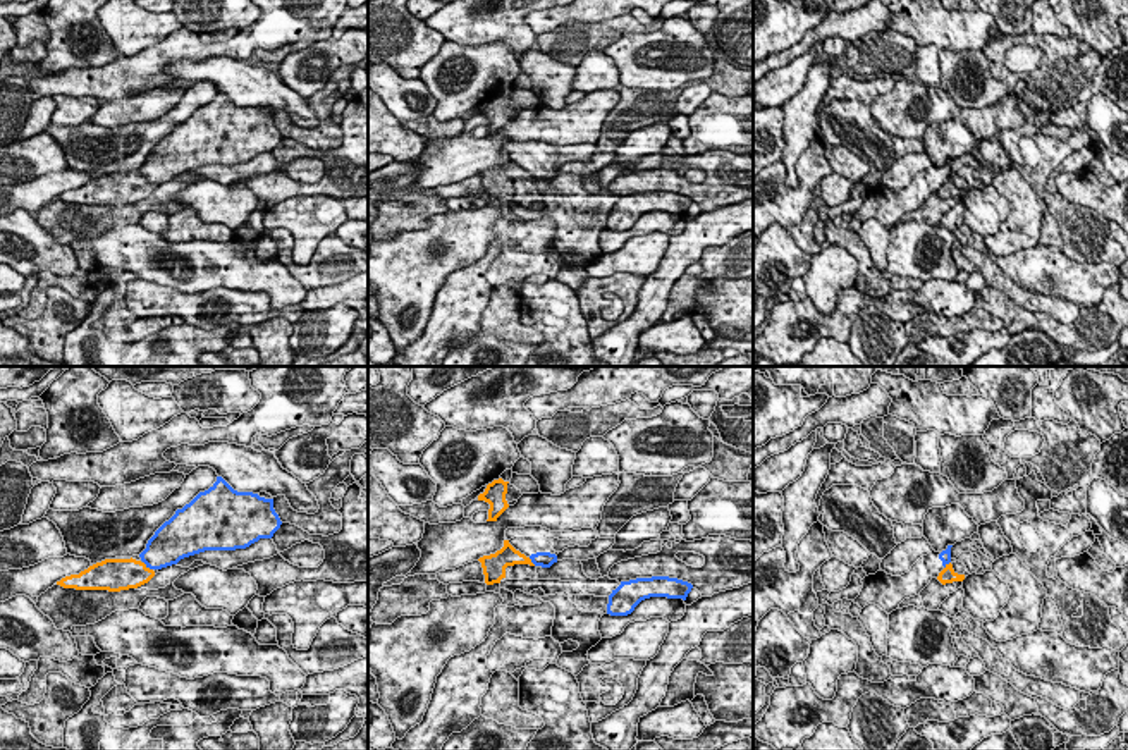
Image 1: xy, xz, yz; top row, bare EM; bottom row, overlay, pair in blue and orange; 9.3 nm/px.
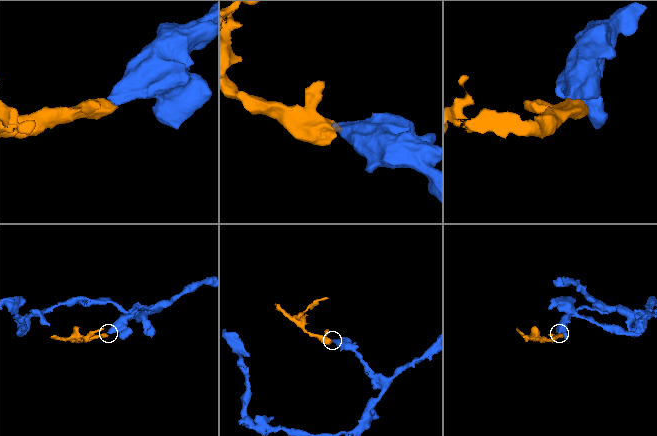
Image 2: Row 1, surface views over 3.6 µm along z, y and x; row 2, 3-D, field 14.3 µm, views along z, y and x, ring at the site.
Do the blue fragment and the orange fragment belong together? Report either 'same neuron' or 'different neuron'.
different neuron

